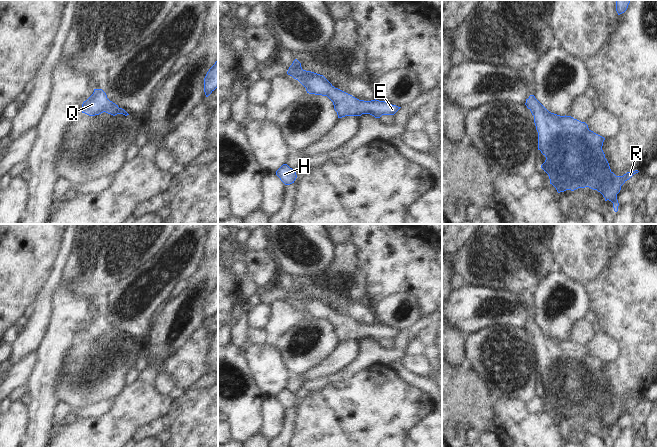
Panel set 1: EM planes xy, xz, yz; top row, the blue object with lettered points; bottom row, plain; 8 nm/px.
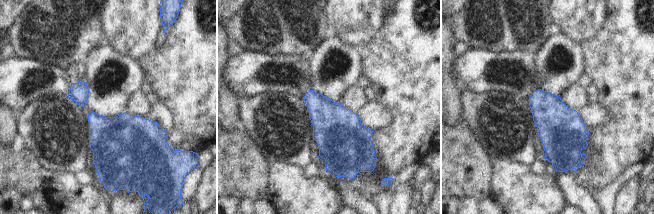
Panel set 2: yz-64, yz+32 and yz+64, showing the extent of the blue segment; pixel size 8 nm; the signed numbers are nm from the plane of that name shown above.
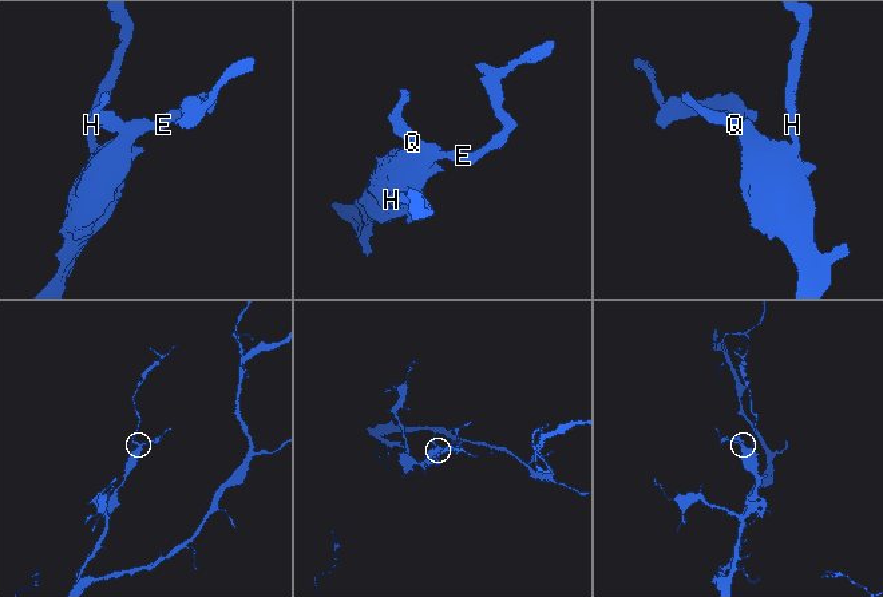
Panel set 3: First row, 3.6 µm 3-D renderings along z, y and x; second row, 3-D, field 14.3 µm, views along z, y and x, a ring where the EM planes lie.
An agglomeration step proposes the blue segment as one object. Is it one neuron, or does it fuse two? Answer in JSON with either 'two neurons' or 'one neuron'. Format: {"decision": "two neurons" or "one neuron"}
{"decision": "one neuron"}

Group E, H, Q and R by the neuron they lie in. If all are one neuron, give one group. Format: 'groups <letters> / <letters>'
groups E H Q R

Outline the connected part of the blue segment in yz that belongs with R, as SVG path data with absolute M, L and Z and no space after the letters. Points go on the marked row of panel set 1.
M534 95L526 99L525 105L534 116L538 132L538 150L546 157L541 168L548 174L550 184L556 188L558 193L585 187L597 190L603 195L605 201L609 200L613 203L614 211L617 212L619 206L617 194L621 186L639 171L635 170L623 176L616 176L611 171L602 150L605 138L591 131L585 122L571 116L560 116L549 112Z

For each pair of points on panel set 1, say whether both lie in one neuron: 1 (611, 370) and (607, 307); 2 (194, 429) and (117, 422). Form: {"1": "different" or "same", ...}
{"1": "same", "2": "different"}

